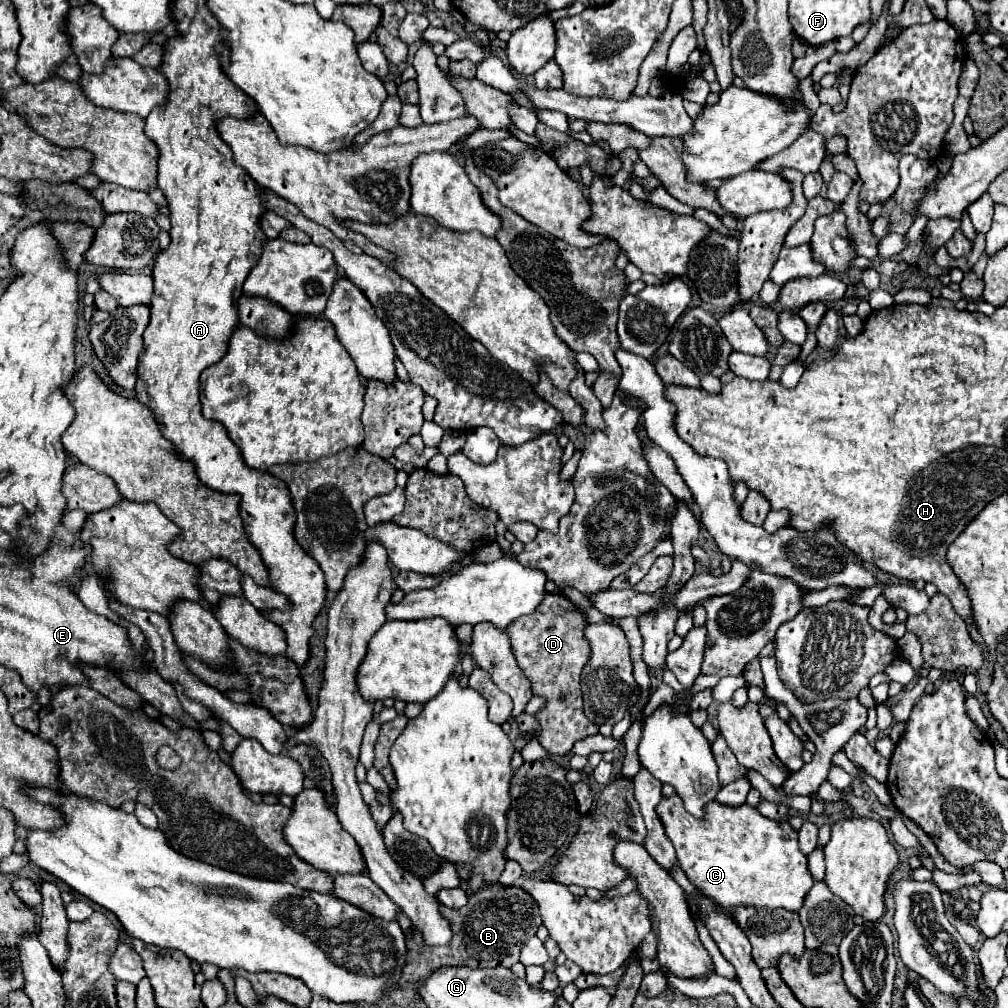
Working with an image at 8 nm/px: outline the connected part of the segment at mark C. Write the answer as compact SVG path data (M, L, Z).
M663 796L657 806L657 816L665 828L665 836L673 842L675 852L679 856L679 866L691 884L703 894L705 898L713 900L723 908L731 906L765 906L765 908L785 908L785 910L799 910L805 894L815 884L811 874L807 872L807 858L799 850L797 832L785 820L771 820L759 814L757 808L743 804L743 806L725 806L719 802L707 802L705 818L693 818L681 804L677 796Z

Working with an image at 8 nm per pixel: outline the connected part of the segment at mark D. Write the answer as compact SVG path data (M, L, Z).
M547 594L537 610L525 618L511 622L505 632L511 640L513 656L529 678L533 694L547 700L545 708L537 714L539 720L539 744L551 754L567 754L573 744L585 736L593 736L599 728L583 714L579 676L589 660L589 642L583 636L587 620L563 594Z

